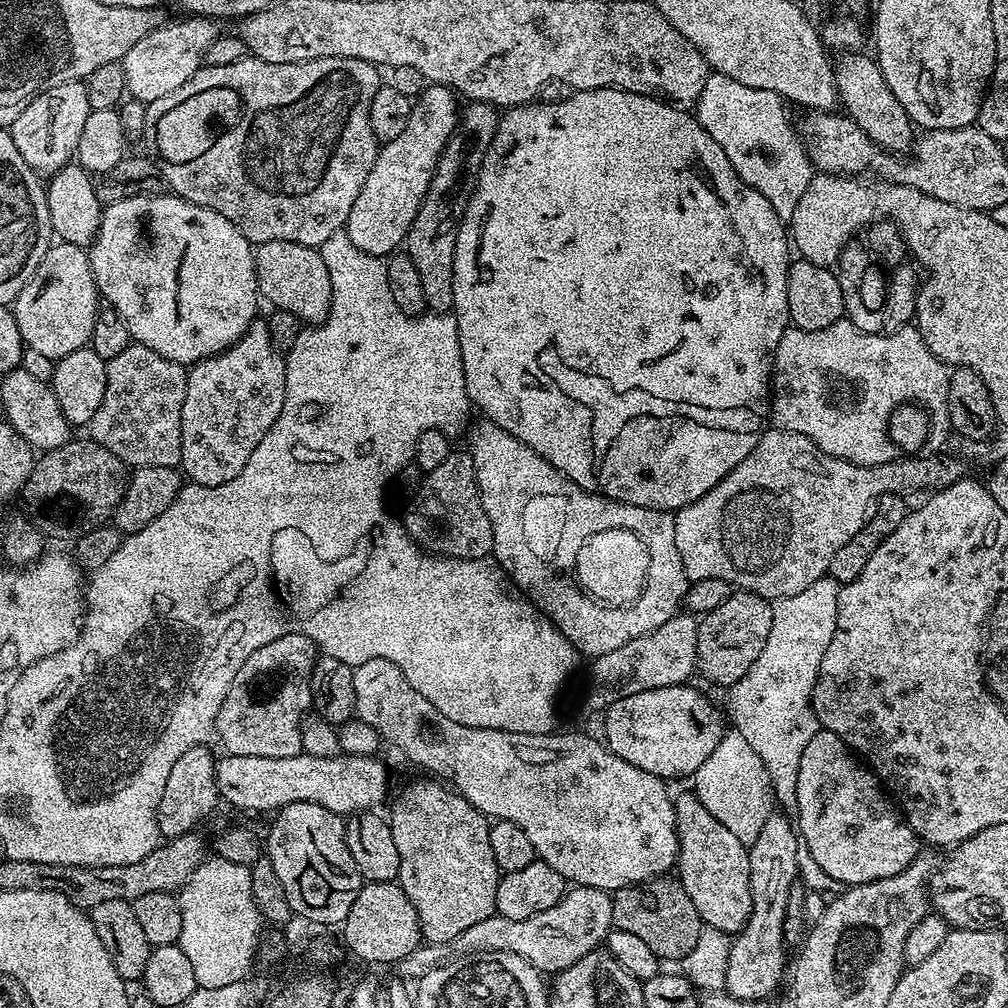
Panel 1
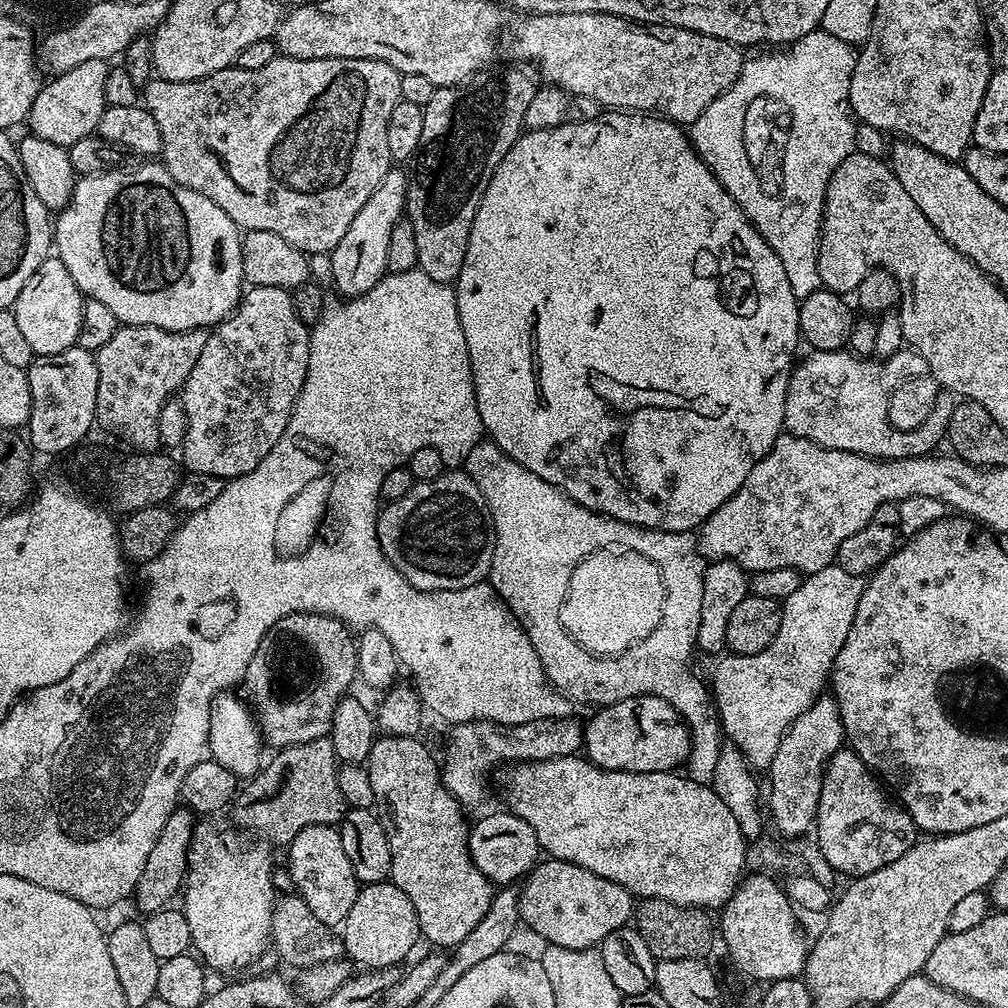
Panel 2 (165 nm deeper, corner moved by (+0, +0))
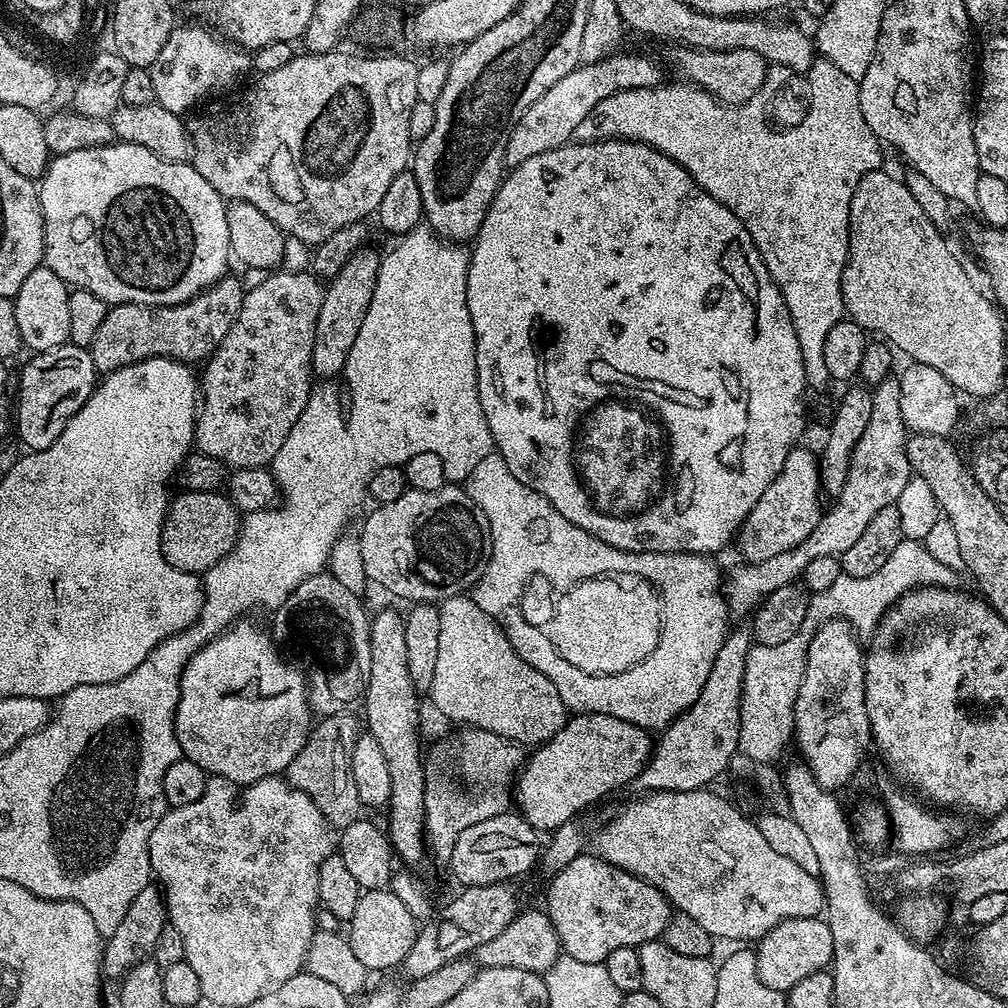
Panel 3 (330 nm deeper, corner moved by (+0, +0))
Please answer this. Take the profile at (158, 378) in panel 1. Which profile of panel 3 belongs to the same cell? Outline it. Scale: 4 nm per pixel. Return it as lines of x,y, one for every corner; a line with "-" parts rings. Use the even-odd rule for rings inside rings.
228,274
184,304
157,308
149,304
111,305
90,349
97,373
107,374
155,356
171,356
185,362
207,361
222,338
230,334
230,326
234,326
234,318
242,310
244,293
241,281

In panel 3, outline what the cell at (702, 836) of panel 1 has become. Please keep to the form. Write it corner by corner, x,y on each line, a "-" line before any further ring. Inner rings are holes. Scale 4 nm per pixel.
820,916
790,918
778,922
778,926
768,931
755,945
754,951
758,962
758,978
762,978
762,982
766,982
770,990
786,994
798,982
823,973
831,965
834,934
830,934
827,919

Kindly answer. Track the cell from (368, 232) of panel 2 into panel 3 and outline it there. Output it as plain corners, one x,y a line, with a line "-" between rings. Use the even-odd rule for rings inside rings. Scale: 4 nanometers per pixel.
362,246
346,258
346,266
324,288
324,301
318,314
314,350
312,351
312,374
316,378
336,378
343,373
350,346
358,338
364,320
368,317
370,302
374,298
374,286
378,282
378,270
382,259
381,253
369,246

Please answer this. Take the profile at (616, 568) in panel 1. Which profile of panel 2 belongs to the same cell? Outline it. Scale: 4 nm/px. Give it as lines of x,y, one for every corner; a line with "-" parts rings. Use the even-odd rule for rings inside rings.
613,546
599,548
594,554
582,558
570,574
570,586
566,590
566,598
562,602
560,621
565,632
574,642
578,642
594,656
619,656
621,652
642,642
660,624
664,613
664,579
642,554
638,554
630,546

